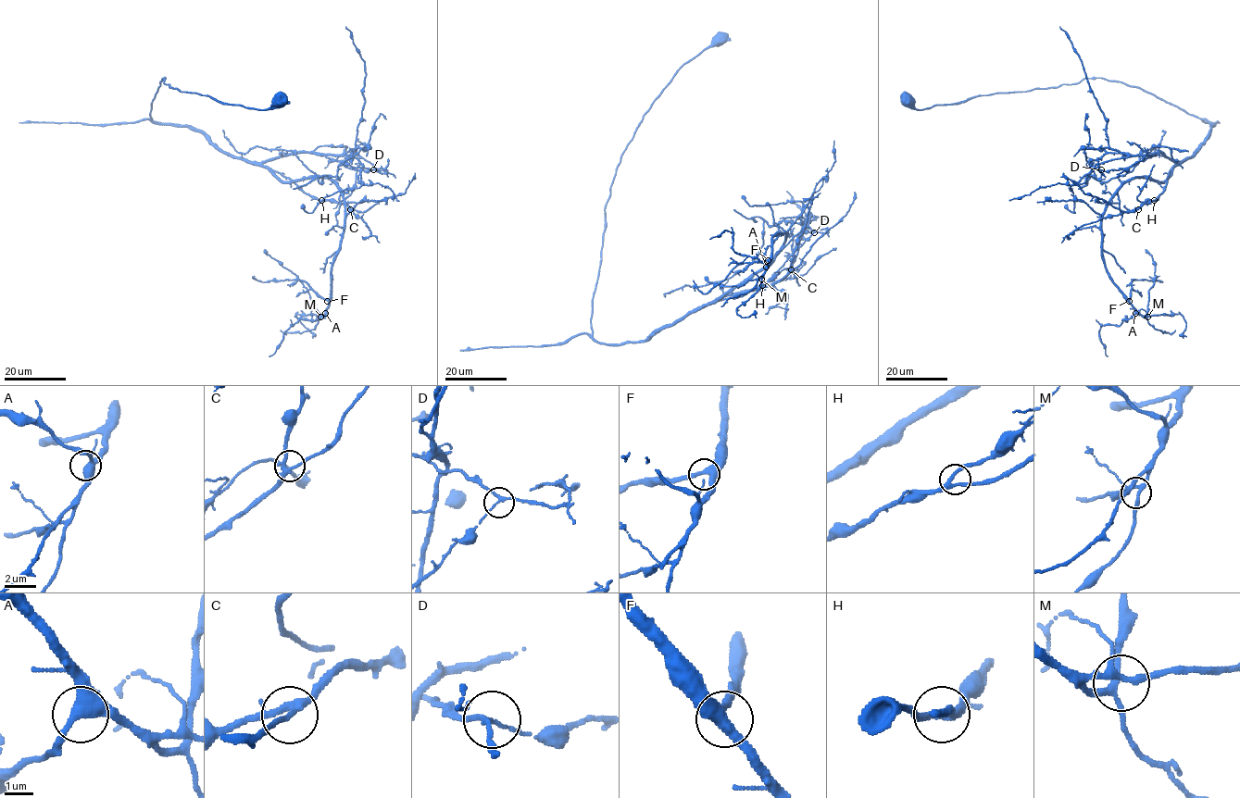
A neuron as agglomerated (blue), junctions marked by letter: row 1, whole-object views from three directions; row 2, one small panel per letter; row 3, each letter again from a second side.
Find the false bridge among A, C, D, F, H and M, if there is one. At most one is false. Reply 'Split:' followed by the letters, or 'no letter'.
Split: D

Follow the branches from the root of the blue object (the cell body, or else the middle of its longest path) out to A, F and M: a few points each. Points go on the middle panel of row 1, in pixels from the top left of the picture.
A: (721, 38), (677, 71), (621, 155), (592, 337), (643, 342), (759, 271), (785, 232), (771, 238), (766, 267)
F: (721, 38), (677, 71), (621, 155), (592, 337), (643, 342), (759, 271), (785, 232), (768, 260)
M: (721, 38), (677, 71), (621, 155), (592, 337), (643, 342), (759, 271), (785, 232), (771, 238), (761, 279)

